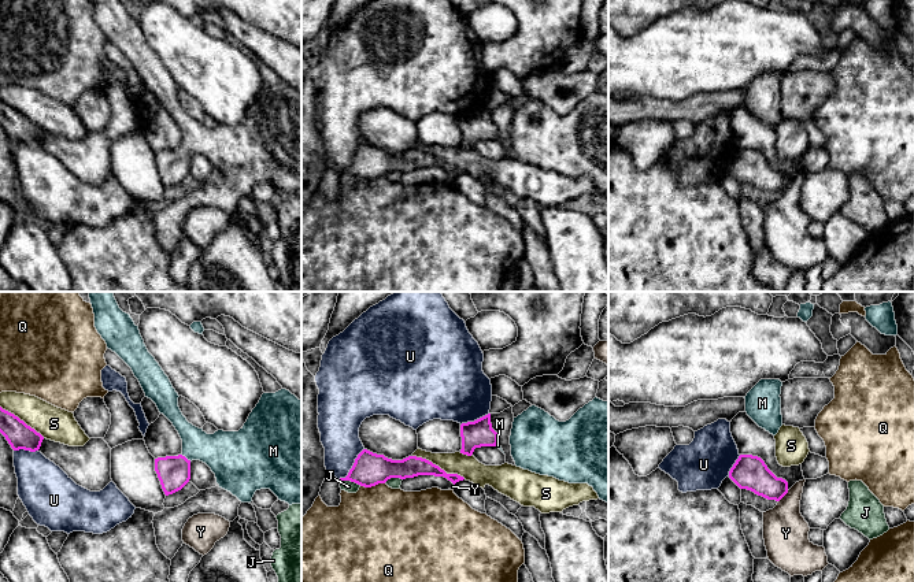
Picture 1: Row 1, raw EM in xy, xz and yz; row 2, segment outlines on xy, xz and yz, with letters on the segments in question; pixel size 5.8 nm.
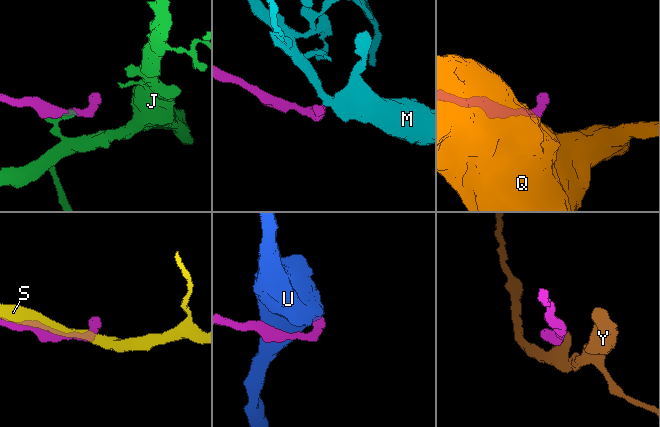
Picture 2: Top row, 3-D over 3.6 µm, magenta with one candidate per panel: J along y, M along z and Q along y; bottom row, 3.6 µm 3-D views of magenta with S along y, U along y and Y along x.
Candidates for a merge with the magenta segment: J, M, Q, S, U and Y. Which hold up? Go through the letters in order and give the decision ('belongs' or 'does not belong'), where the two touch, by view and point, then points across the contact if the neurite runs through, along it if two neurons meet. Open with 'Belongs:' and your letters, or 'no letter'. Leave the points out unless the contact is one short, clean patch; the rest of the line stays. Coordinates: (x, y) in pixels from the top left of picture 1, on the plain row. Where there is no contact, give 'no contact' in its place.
Belongs: M
J: does not belong | xz (351, 174) | along xz (341, 174), (354, 174), (361, 178)
M: belongs | xy (185, 151) | across xy (173, 165), (185, 151), (228, 147)
Q: does not belong | xz (372, 178)
S: does not belong | xz (437, 159)
U: does not belong | xz (352, 159)
Y: does not belong | yz (784, 188) | along yz (788, 184), (779, 195)

